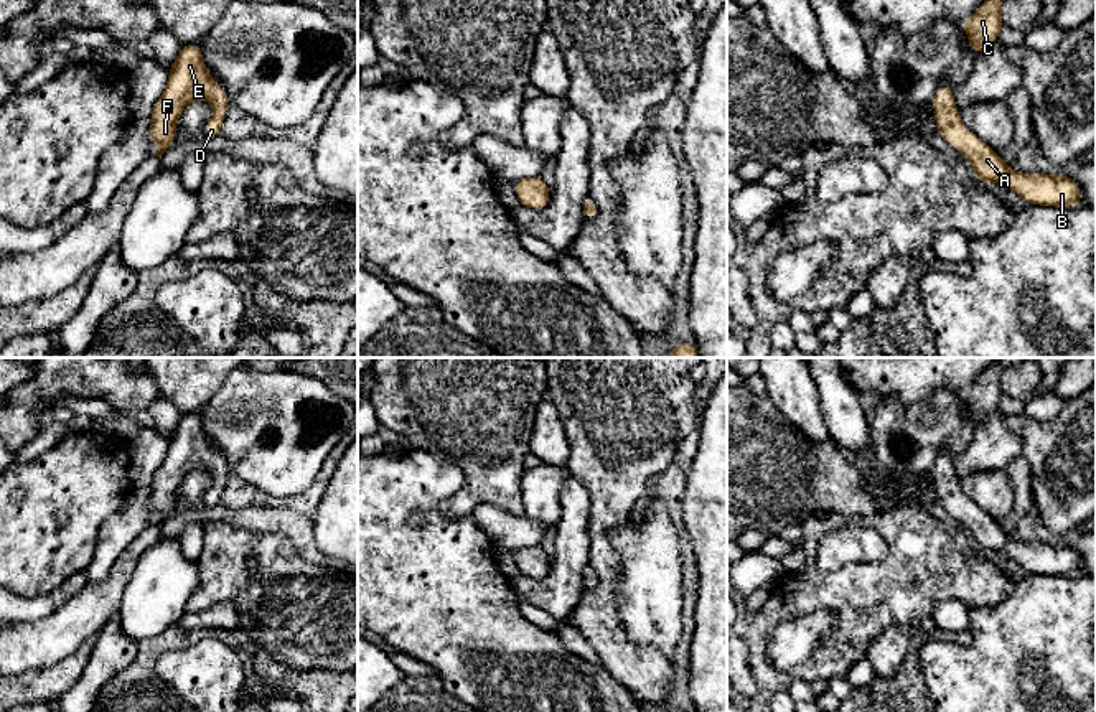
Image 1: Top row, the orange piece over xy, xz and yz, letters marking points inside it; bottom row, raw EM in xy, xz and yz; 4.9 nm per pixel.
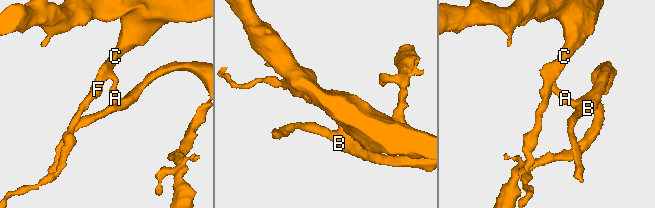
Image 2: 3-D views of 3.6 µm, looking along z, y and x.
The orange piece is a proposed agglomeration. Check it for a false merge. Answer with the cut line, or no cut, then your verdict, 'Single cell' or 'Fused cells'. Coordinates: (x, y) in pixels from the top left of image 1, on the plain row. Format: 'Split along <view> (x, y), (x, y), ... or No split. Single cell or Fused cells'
No split. Single cell

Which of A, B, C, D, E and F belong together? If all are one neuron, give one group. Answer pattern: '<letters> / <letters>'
A B C D E F

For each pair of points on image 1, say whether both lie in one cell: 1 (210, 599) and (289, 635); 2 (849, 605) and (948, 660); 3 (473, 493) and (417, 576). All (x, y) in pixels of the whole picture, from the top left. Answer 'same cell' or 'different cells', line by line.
1: same cell
2: different cells
3: different cells

